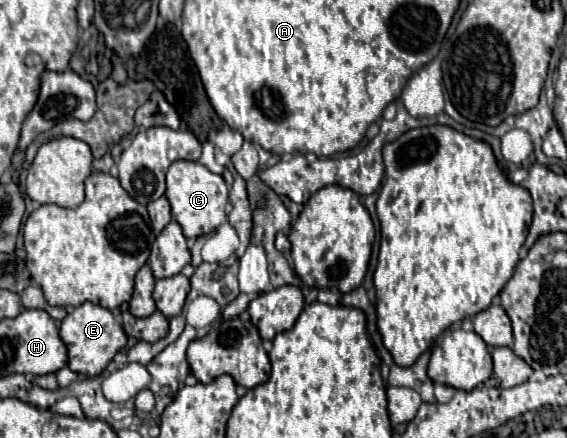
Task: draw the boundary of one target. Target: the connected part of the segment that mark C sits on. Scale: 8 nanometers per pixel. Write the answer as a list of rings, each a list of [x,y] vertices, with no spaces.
[[[173,161],[167,171],[167,191],[165,197],[171,203],[173,219],[183,227],[183,233],[187,239],[207,235],[219,225],[227,221],[225,205],[227,205],[227,185],[221,175],[211,173],[205,165],[199,161]]]

